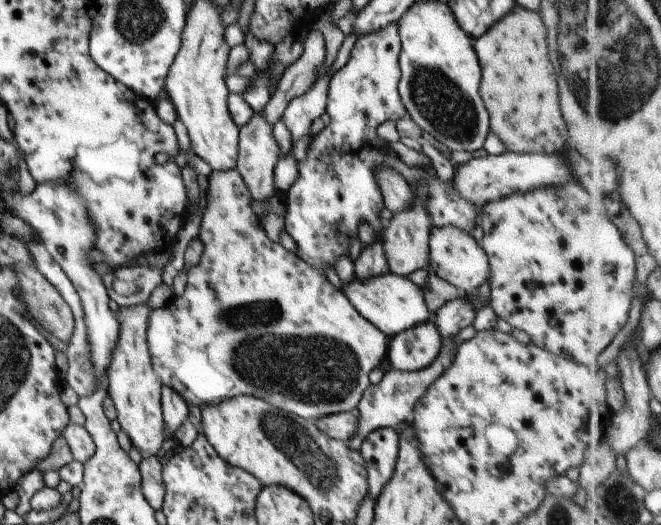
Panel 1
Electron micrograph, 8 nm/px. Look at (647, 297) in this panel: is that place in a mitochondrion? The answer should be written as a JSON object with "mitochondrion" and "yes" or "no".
{"mitochondrion":"no"}

